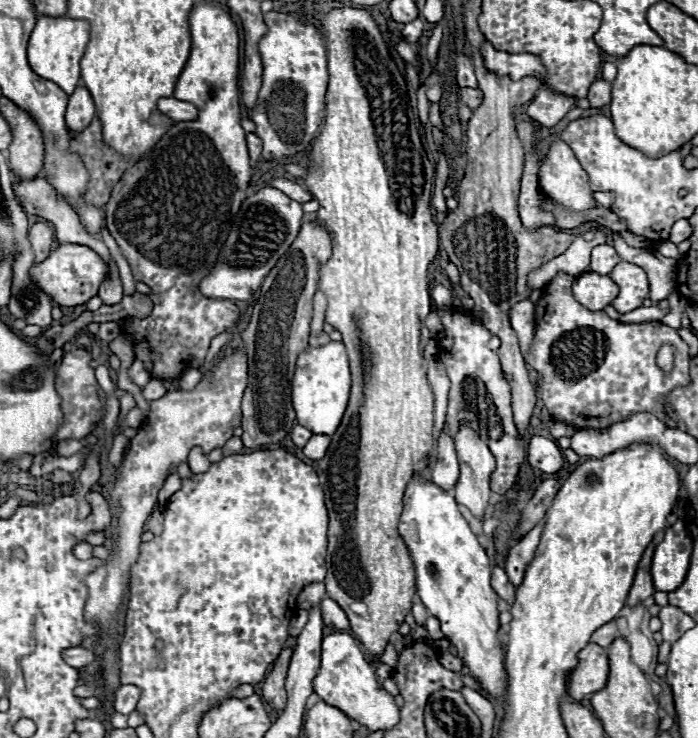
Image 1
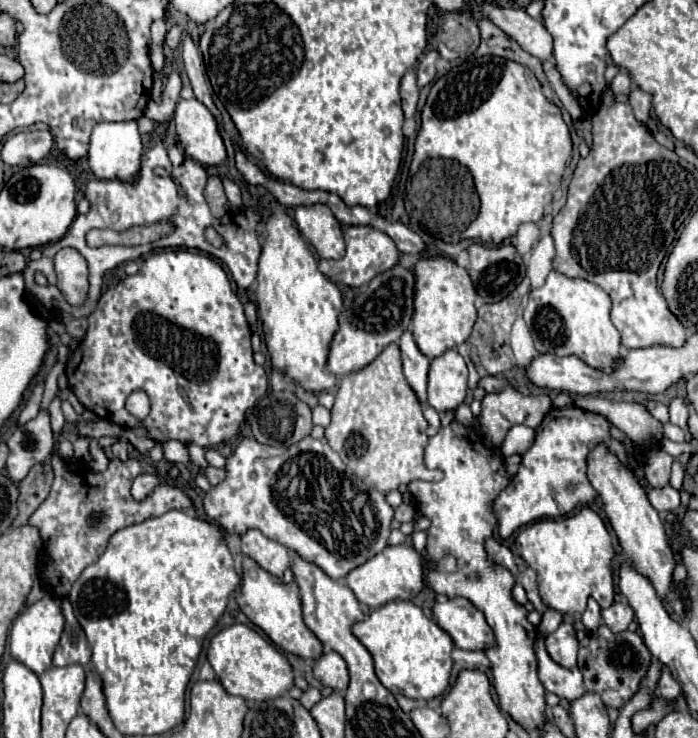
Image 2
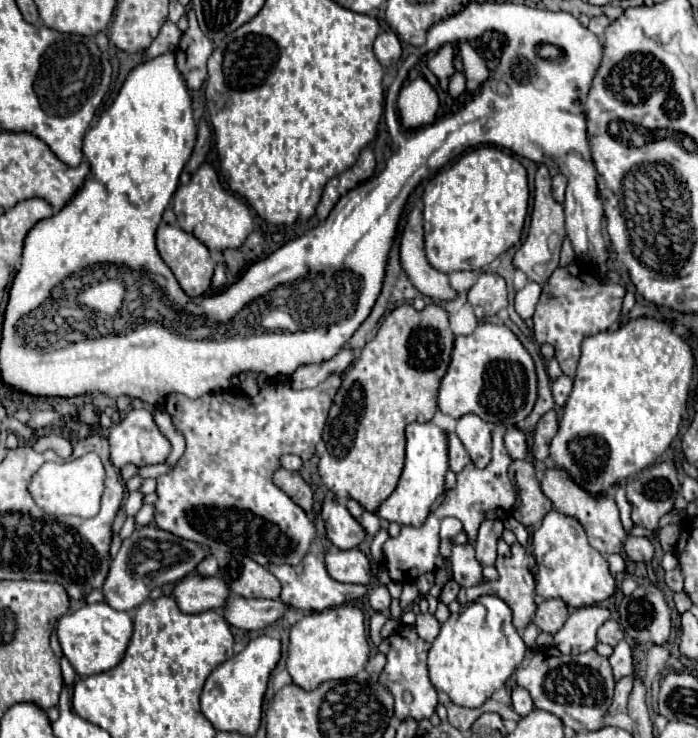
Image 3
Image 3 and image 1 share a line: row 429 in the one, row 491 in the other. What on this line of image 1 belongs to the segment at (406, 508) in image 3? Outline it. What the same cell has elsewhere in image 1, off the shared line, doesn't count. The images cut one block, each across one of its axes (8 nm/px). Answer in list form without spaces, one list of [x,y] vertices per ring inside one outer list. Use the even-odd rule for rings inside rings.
[[[414,476],[408,484],[406,496],[404,496],[404,512],[398,524],[398,532],[404,538],[412,560],[416,568],[416,588],[422,604],[426,610],[440,620],[444,636],[450,640],[450,644],[456,648],[456,656],[462,660],[462,664],[470,670],[470,676],[476,678],[480,684],[480,690],[494,696],[498,702],[506,700],[506,688],[508,688],[508,672],[504,668],[504,654],[506,644],[500,646],[498,640],[498,596],[490,586],[490,572],[492,566],[488,562],[488,556],[484,548],[478,544],[476,534],[470,530],[468,522],[458,510],[458,504],[452,496],[440,492],[432,480],[420,480],[420,476]]]

